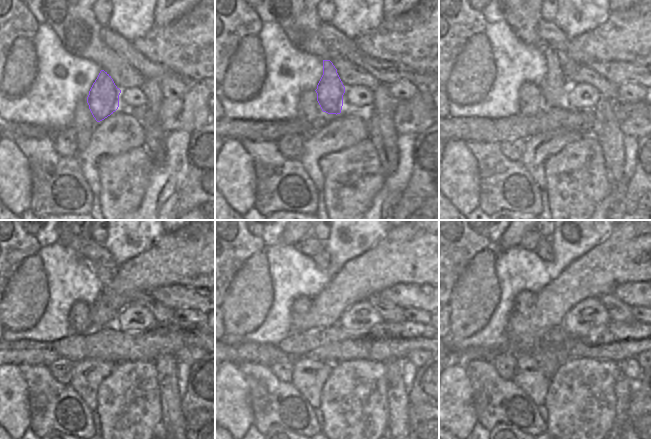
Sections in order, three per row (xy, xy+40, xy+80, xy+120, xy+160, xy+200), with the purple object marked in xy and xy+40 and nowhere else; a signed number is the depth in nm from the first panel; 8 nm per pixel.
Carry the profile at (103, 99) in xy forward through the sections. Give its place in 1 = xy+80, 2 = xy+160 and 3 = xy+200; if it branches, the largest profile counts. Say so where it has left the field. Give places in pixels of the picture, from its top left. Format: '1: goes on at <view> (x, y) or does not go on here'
1: goes on at xy+80 (554, 88)
2: goes on at xy+160 (323, 259)
3: goes on at xy+200 (543, 249)

